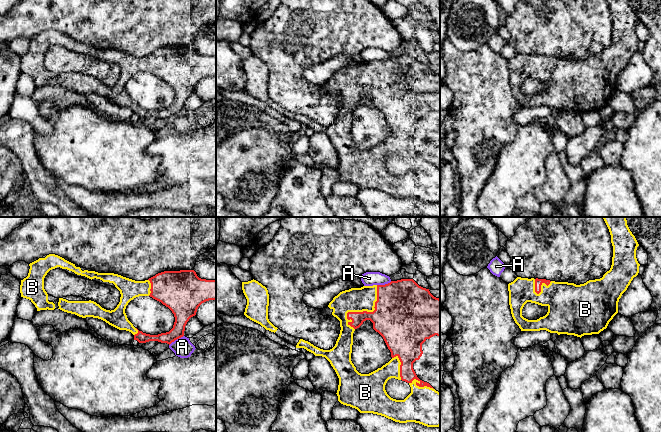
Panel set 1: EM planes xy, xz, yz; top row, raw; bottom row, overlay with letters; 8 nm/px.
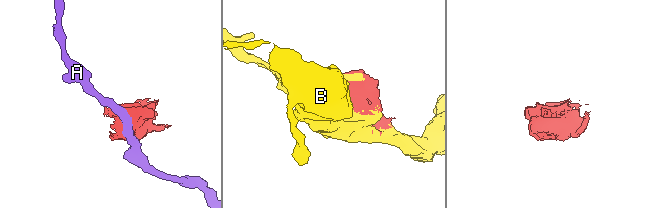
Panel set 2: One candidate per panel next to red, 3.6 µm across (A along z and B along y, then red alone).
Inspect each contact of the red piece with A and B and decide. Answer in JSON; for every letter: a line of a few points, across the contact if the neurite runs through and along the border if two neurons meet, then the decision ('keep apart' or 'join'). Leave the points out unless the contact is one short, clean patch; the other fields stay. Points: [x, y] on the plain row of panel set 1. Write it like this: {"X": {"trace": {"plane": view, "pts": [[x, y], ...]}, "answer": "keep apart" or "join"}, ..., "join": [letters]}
{"A": {"answer": "keep apart"}, "B": {"answer": "join"}, "join": ["B"]}

